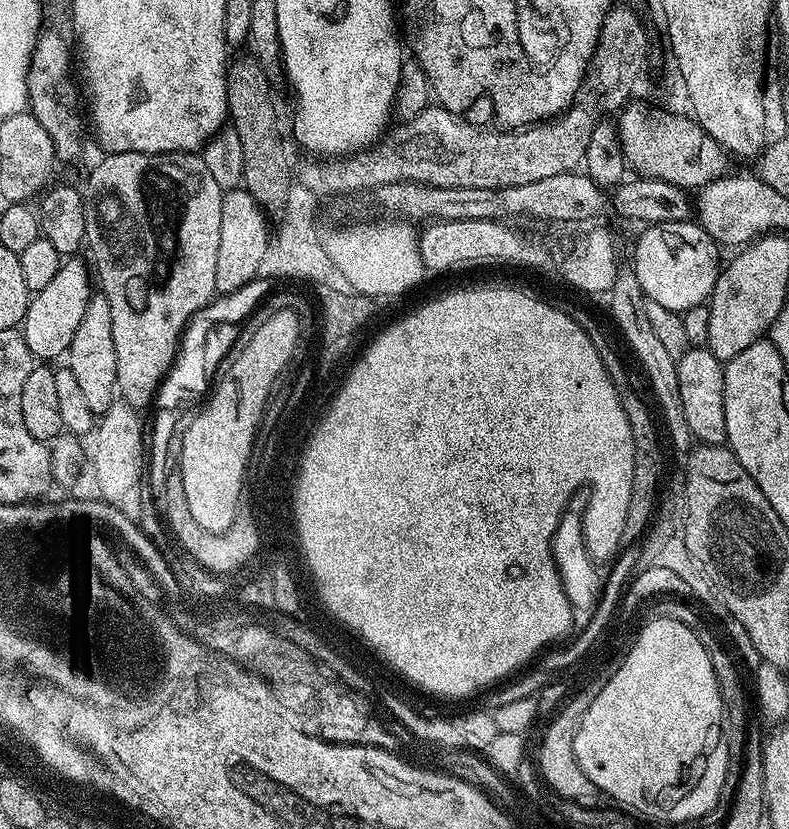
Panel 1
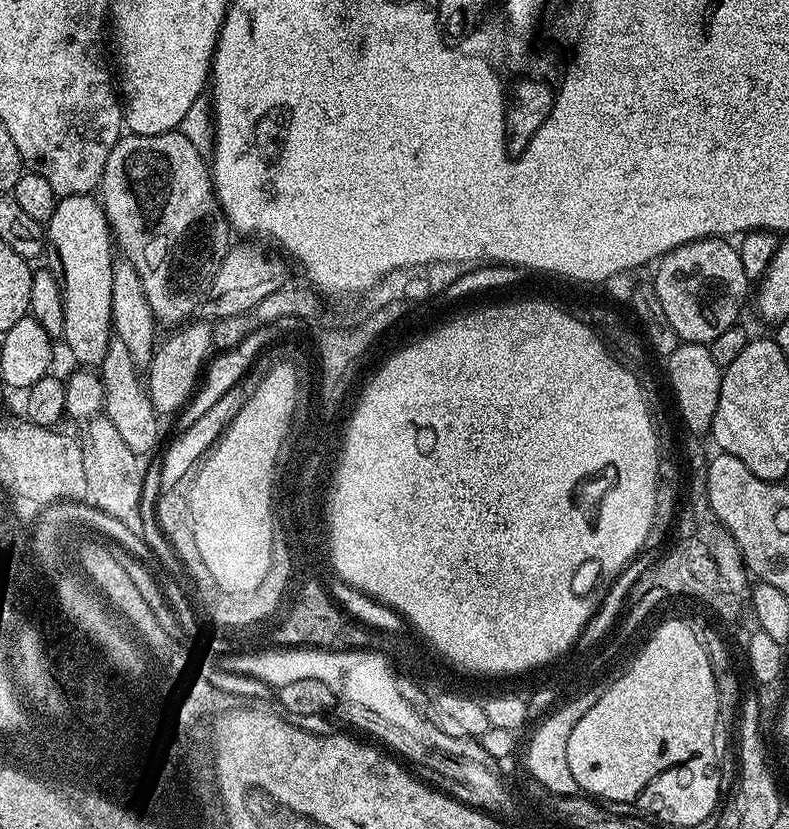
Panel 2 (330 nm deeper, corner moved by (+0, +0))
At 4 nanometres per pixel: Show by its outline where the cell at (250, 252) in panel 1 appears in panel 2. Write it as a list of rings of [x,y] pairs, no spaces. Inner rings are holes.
[[[199,322],[200,324],[185,323],[177,327],[173,336],[168,336],[157,343],[152,361],[146,365],[146,387],[148,397],[154,406],[154,410],[161,417],[171,417],[179,413],[180,409],[188,403],[193,392],[196,391],[200,377],[213,355],[214,347],[212,345],[212,327],[208,322]]]

